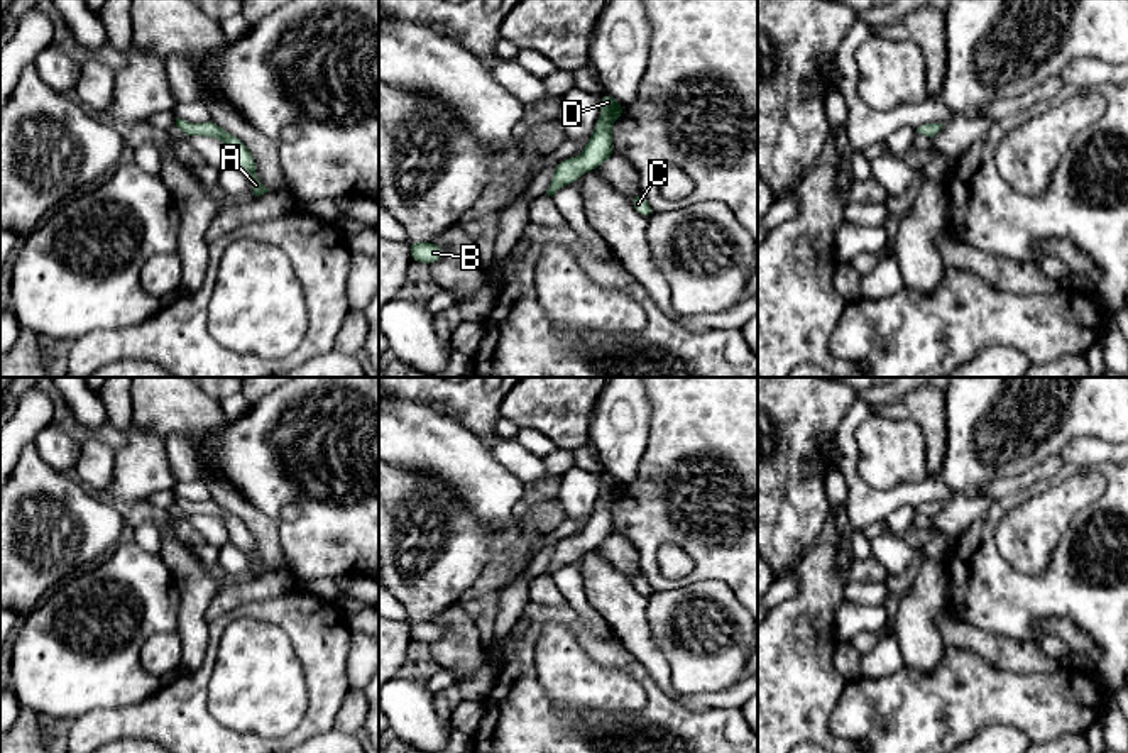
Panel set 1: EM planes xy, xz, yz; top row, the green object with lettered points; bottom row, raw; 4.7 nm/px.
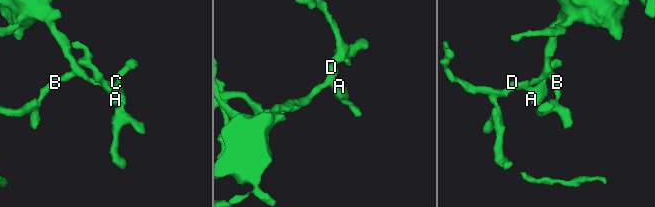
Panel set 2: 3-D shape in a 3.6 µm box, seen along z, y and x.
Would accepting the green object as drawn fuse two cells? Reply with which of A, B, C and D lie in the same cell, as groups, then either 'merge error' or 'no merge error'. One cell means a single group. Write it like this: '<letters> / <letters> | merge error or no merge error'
A B C D | no merge error

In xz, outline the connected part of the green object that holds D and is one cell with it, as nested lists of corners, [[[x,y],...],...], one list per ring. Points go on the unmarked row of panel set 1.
[[[600,472],[600,484],[600,496],[582,533],[575,538],[568,536],[556,541],[550,567],[546,569],[548,575],[553,575],[561,565],[575,562],[578,555],[594,550],[614,535],[611,503],[624,496],[624,486],[609,472]]]

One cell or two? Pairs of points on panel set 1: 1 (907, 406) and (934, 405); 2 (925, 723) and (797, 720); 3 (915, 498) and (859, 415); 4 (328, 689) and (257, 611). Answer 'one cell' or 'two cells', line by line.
1: one cell
2: two cells
3: one cell
4: one cell

